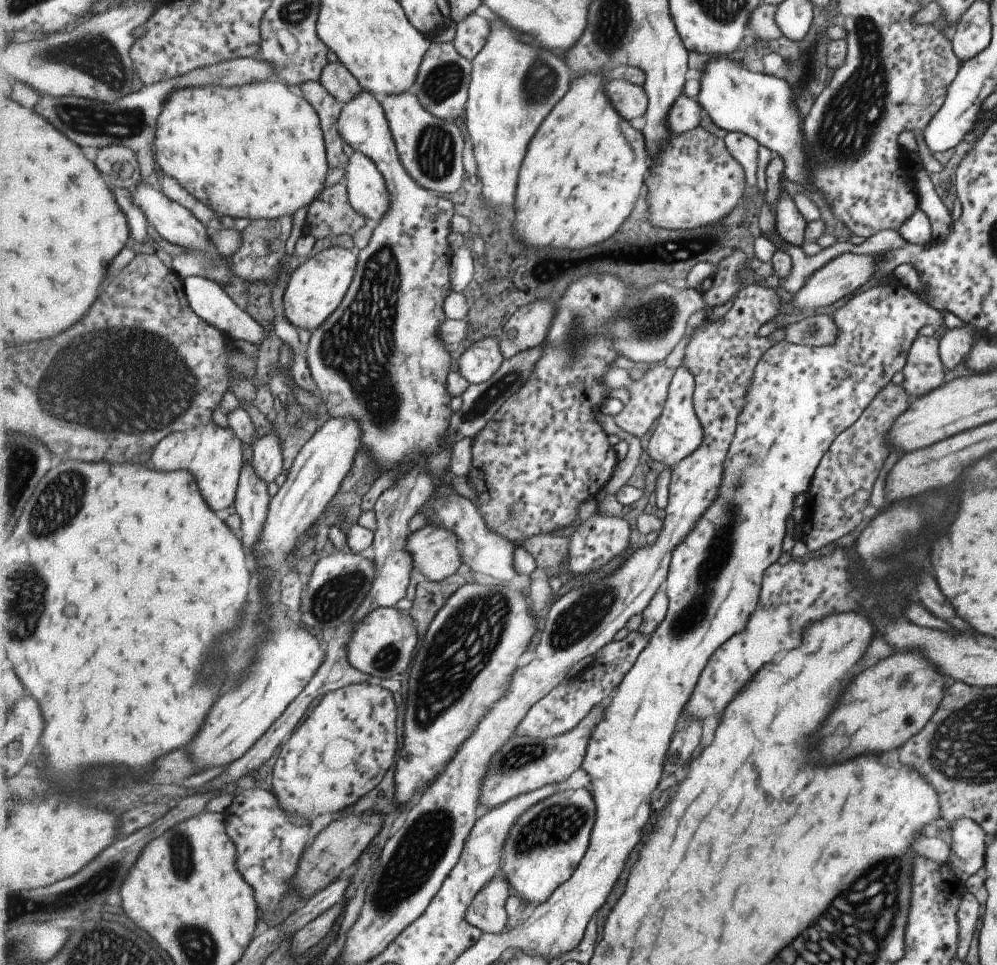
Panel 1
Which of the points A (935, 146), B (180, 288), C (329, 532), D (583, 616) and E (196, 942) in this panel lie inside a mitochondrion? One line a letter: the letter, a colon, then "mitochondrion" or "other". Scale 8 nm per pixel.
A: other
B: other
C: other
D: mitochondrion
E: mitochondrion

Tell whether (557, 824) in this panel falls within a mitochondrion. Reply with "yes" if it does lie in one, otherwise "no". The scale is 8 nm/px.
yes

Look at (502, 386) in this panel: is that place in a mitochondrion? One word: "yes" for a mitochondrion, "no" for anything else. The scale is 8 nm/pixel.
yes

